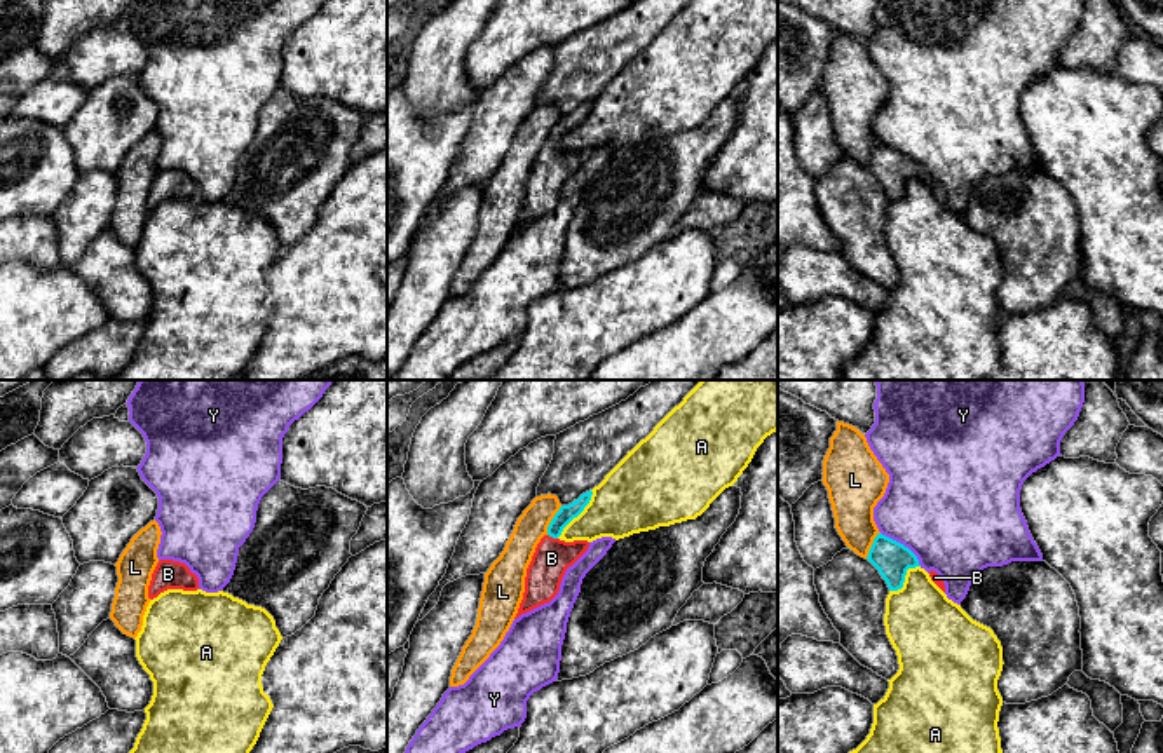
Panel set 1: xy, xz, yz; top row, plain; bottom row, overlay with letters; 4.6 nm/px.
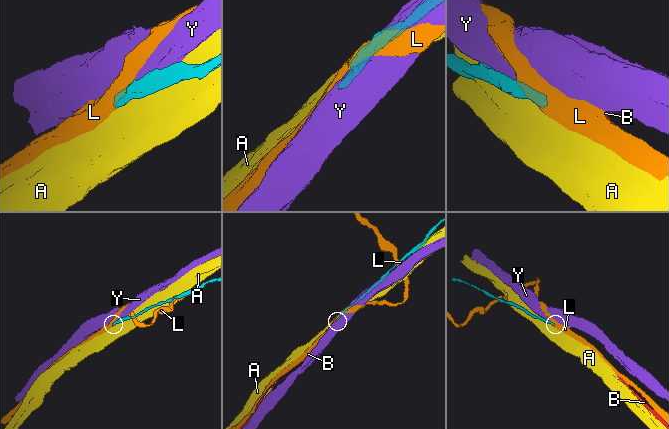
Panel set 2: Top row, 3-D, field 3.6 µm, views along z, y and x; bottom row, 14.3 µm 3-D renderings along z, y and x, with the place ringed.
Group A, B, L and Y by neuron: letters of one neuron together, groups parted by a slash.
A / B / L / Y

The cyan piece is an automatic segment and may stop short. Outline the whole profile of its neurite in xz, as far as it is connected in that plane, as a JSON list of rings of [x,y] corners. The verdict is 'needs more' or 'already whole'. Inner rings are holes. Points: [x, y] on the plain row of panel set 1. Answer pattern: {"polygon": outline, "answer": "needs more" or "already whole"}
{"polygon": [[[589,99],[572,113],[561,115],[551,129],[547,143],[537,153],[527,178],[525,202],[514,228],[544,213],[549,213],[558,204],[567,178],[588,160],[588,150],[565,152],[558,146],[563,138],[584,120],[591,105],[593,101]]], "answer": "needs more"}

